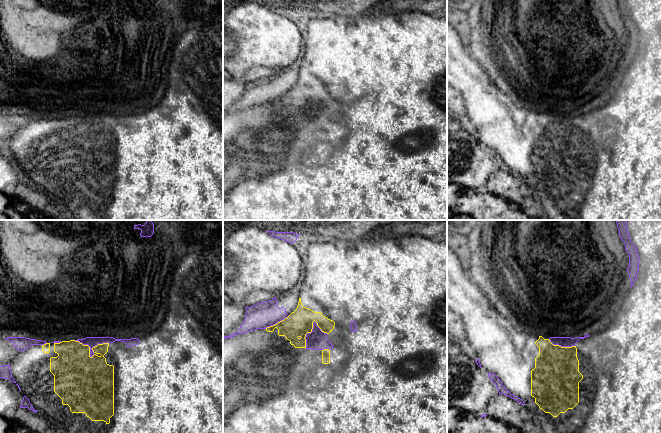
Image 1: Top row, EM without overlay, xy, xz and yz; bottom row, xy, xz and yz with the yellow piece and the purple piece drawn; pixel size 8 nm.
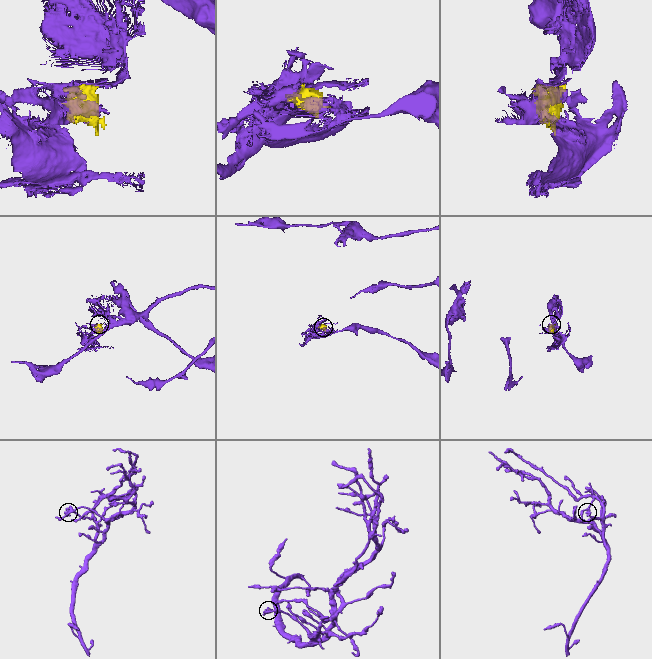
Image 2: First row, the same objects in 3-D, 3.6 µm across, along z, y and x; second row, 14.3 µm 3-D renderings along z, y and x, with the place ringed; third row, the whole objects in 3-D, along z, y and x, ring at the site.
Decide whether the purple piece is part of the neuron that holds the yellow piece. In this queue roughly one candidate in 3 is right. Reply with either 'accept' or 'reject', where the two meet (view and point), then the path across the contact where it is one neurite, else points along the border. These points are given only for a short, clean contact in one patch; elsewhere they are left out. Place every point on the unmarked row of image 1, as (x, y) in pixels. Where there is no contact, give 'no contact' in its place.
reject; meets yellow in xy at (92, 124)

